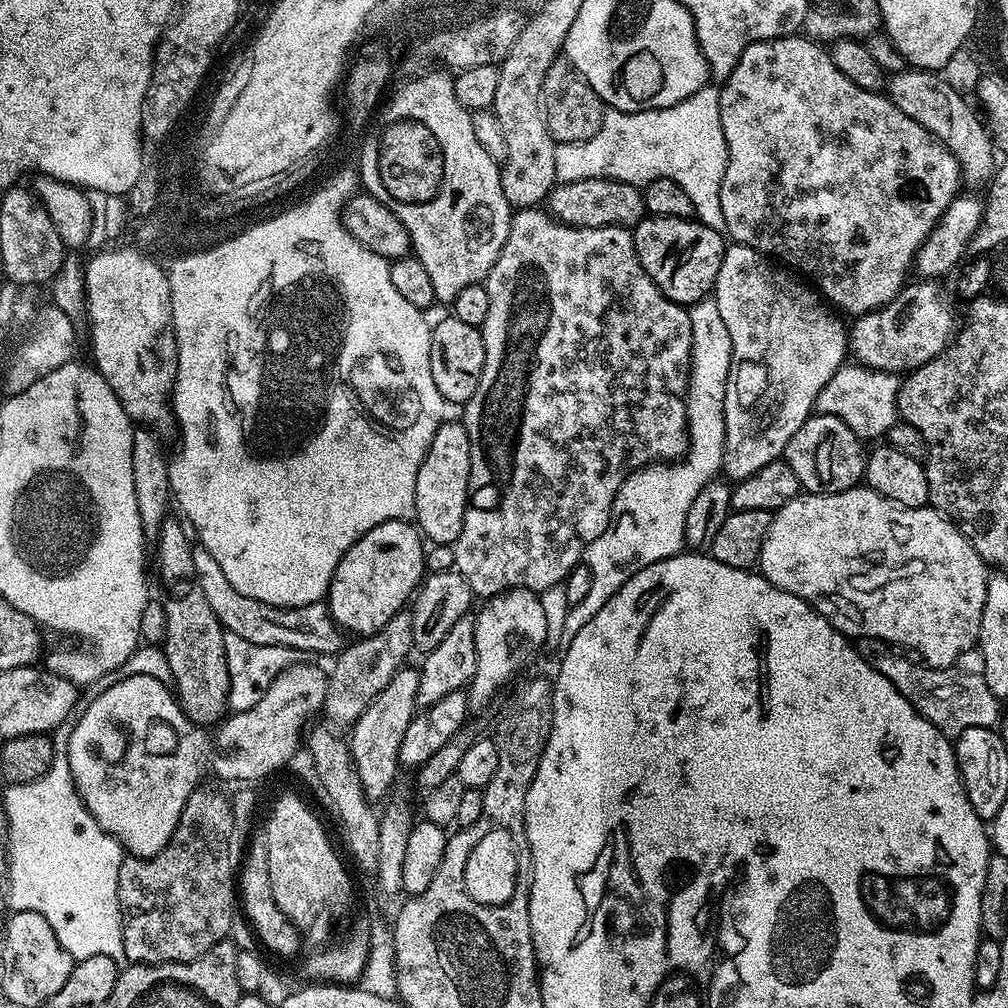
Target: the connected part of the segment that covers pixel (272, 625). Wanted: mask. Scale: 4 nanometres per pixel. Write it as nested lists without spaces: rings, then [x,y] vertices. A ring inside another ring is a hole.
[[[201,546],[193,547],[194,570],[198,582],[202,586],[202,594],[206,594],[206,602],[210,602],[210,610],[214,612],[220,627],[225,632],[238,634],[238,638],[246,638],[246,642],[254,642],[258,646],[286,646],[298,650],[301,654],[308,652],[341,651],[341,629],[337,628],[328,612],[327,603],[317,602],[298,606],[297,608],[279,608],[266,602],[258,602],[258,598],[250,598],[238,590],[222,574],[221,566],[214,560],[214,556]]]

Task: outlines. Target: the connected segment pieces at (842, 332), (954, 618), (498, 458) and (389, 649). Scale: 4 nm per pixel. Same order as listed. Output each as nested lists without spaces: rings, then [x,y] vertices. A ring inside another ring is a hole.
[[[729,243],[714,289],[718,314],[722,314],[722,322],[726,322],[732,343],[722,441],[722,472],[732,482],[750,478],[750,474],[762,470],[770,461],[781,459],[790,438],[813,415],[818,394],[849,355],[849,329],[839,320],[841,317],[803,279],[772,264],[775,263],[763,252],[755,252],[745,244]]]
[[[867,486],[829,496],[801,494],[776,509],[760,551],[758,572],[767,583],[794,594],[813,613],[826,617],[845,637],[913,648],[929,668],[950,666],[963,652],[977,647],[990,575],[984,559],[947,516],[931,506],[904,508]]]
[[[521,208],[513,215],[512,225],[508,231],[506,242],[494,262],[494,266],[488,271],[486,287],[490,294],[490,310],[486,314],[482,333],[485,344],[485,364],[482,366],[481,378],[478,382],[474,396],[467,404],[463,405],[462,422],[466,426],[466,434],[470,438],[470,478],[468,479],[468,505],[464,515],[464,529],[460,537],[456,539],[456,566],[455,571],[470,586],[473,597],[491,598],[500,592],[505,592],[511,588],[528,588],[531,592],[544,594],[547,588],[563,585],[564,581],[571,574],[571,570],[581,563],[584,549],[594,542],[606,530],[608,521],[612,519],[612,503],[622,486],[624,479],[639,468],[647,468],[648,465],[657,462],[675,462],[688,450],[688,375],[692,373],[692,335],[690,334],[690,318],[688,308],[682,304],[676,304],[670,298],[666,298],[660,293],[659,286],[654,283],[646,274],[642,262],[636,253],[636,242],[633,233],[629,229],[621,227],[602,227],[602,228],[580,228],[572,227],[568,224],[560,223],[553,218],[547,211],[535,208]]]
[[[405,610],[394,614],[382,630],[372,636],[353,639],[353,644],[343,649],[335,657],[336,665],[327,673],[325,686],[325,702],[322,709],[323,715],[328,715],[333,720],[331,723],[351,726],[356,719],[364,713],[366,706],[374,702],[374,698],[394,678],[399,668],[405,667],[407,658],[414,652],[412,643],[412,613]],[[336,723],[336,724],[335,724]]]

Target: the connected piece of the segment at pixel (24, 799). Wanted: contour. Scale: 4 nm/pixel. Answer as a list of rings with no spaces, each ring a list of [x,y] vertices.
[[[48,776],[48,780],[38,777],[34,782],[16,784],[16,790],[8,794],[8,815],[11,816],[12,822],[11,853],[13,862],[11,883],[6,887],[9,909],[12,912],[37,912],[42,914],[42,918],[46,918],[46,922],[50,922],[58,942],[69,952],[73,961],[79,962],[86,958],[105,956],[115,962],[117,966],[127,965],[129,961],[126,958],[126,946],[124,945],[124,917],[120,910],[120,899],[118,898],[118,870],[126,859],[126,852],[121,847],[121,842],[110,833],[104,832],[99,822],[88,812],[83,798],[80,797],[79,790],[68,788],[68,776]]]

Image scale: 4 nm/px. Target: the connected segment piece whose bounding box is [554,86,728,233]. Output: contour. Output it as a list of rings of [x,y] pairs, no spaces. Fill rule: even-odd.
[[[699,88],[690,98],[669,108],[653,108],[638,112],[605,111],[598,134],[580,144],[557,144],[554,154],[554,174],[561,184],[582,182],[583,179],[608,179],[637,186],[648,184],[658,178],[670,178],[690,194],[695,219],[710,226],[716,232],[724,232],[720,183],[726,170],[728,151],[722,134],[720,117],[720,88]]]

